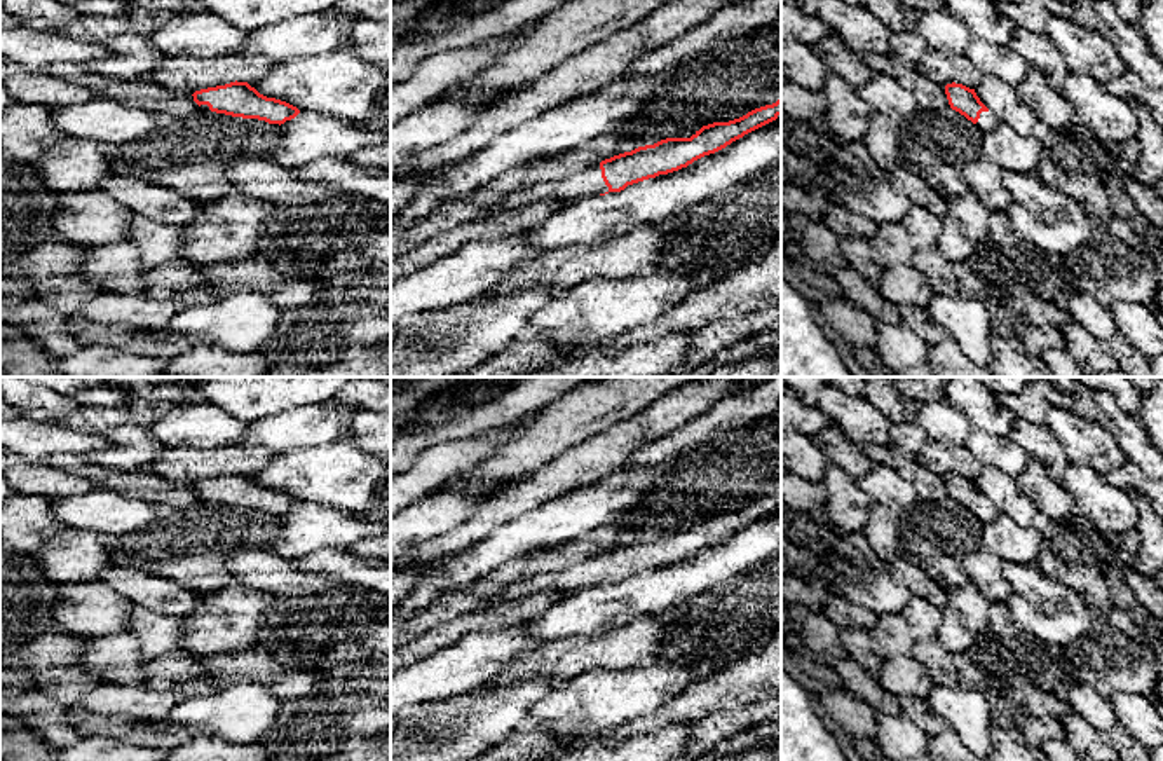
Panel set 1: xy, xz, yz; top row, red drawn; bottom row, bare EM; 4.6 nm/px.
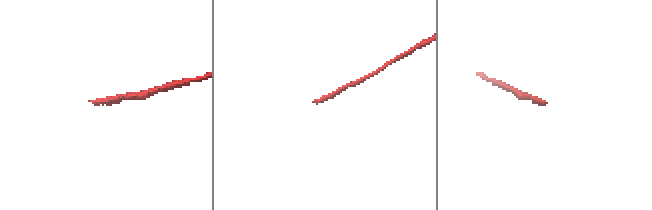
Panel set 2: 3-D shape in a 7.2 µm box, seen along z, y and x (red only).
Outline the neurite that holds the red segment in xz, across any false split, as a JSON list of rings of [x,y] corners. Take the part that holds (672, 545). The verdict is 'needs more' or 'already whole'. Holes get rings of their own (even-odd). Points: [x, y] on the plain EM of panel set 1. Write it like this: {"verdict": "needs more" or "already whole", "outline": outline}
{"verdict": "needs more", "outline": [[[781,489],[739,510],[703,517],[690,529],[666,529],[605,550],[567,569],[525,574],[479,606],[535,593],[572,595],[589,586],[621,583],[628,576],[687,559],[694,552],[715,545],[745,525],[776,511],[779,506]]]}

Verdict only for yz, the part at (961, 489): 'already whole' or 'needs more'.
needs more

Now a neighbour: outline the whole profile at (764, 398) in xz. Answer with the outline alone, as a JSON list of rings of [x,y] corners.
[[[781,377],[746,387],[739,394],[725,394],[710,410],[690,419],[682,428],[640,447],[629,464],[656,468],[671,463],[687,450],[697,450],[718,435],[757,421],[781,408]]]

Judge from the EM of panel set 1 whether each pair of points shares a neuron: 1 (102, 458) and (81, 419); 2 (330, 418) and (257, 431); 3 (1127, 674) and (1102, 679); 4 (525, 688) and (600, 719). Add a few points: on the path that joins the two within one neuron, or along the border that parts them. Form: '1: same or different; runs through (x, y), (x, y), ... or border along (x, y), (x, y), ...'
1: different; border along (143, 425), (122, 425), (103, 435)
2: same; runs through (312, 425), (274, 431)
3: same; runs through (1122, 674), (1108, 674)
4: different; border along (558, 685), (529, 709), (520, 728)

